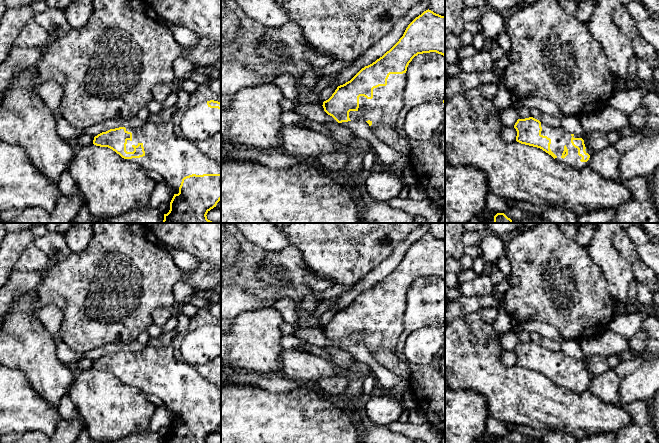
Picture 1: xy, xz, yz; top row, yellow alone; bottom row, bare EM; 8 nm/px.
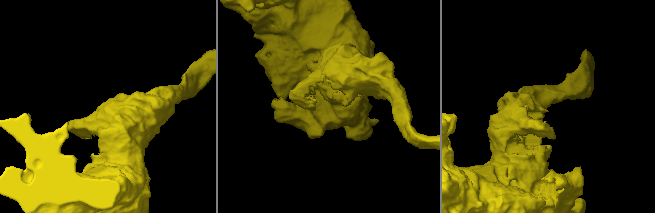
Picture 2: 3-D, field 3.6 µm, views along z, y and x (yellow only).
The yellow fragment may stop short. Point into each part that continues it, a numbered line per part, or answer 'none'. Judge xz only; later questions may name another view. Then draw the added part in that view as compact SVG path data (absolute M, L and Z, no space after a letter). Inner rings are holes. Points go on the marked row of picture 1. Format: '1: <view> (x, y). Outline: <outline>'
1: xz (383, 109). Outline: M406 73L390 74L386 86L373 89L373 98L359 97L359 108L350 111L349 118L353 120L370 120L373 131L376 127L391 127L394 129L399 114L404 106L404 91Z

